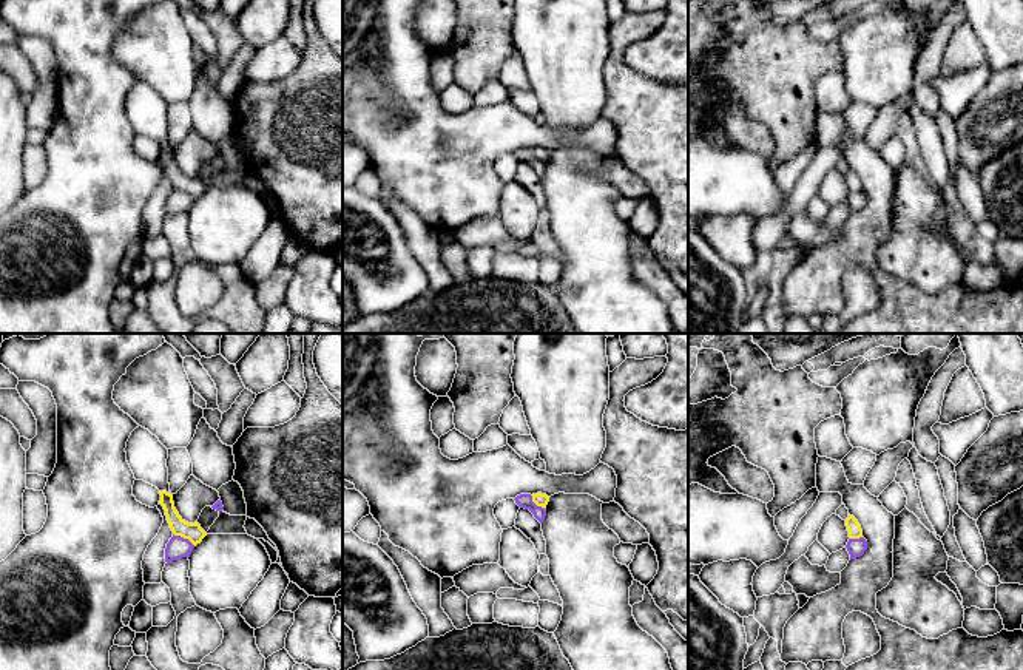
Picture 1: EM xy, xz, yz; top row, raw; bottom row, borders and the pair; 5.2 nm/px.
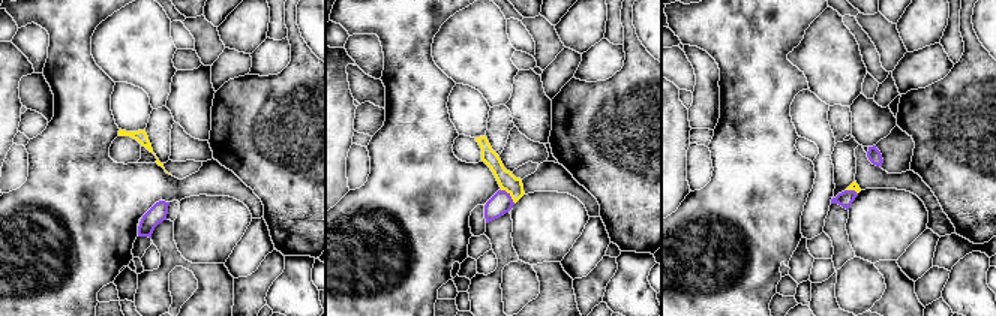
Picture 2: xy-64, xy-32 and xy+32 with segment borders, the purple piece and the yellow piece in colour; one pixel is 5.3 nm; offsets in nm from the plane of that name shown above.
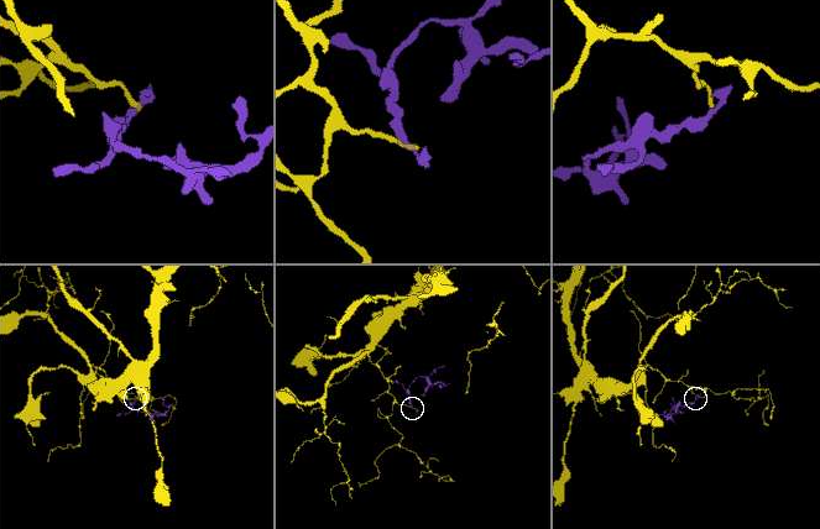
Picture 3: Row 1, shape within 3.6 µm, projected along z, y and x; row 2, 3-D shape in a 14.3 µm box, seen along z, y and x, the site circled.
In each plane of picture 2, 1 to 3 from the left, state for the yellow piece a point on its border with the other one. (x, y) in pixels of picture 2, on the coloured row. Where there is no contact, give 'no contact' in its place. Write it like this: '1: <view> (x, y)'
1: no contact
2: xy-32 (509, 195)
3: xy+32 (852, 190)

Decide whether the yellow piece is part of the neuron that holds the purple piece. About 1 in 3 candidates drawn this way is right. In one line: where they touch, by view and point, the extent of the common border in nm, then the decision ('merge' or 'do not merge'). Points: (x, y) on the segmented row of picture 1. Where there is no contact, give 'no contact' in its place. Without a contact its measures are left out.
contact xy (182, 538); length 140 nm; do not merge

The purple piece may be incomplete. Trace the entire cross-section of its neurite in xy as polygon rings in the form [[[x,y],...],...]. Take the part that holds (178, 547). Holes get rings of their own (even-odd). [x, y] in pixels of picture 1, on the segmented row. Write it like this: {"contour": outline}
{"contour": [[[173,534],[165,548],[165,562],[190,557],[193,548],[194,545],[188,539]]]}

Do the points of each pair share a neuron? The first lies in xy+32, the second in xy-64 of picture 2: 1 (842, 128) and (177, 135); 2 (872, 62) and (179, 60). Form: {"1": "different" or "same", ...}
{"1": "different", "2": "different"}

